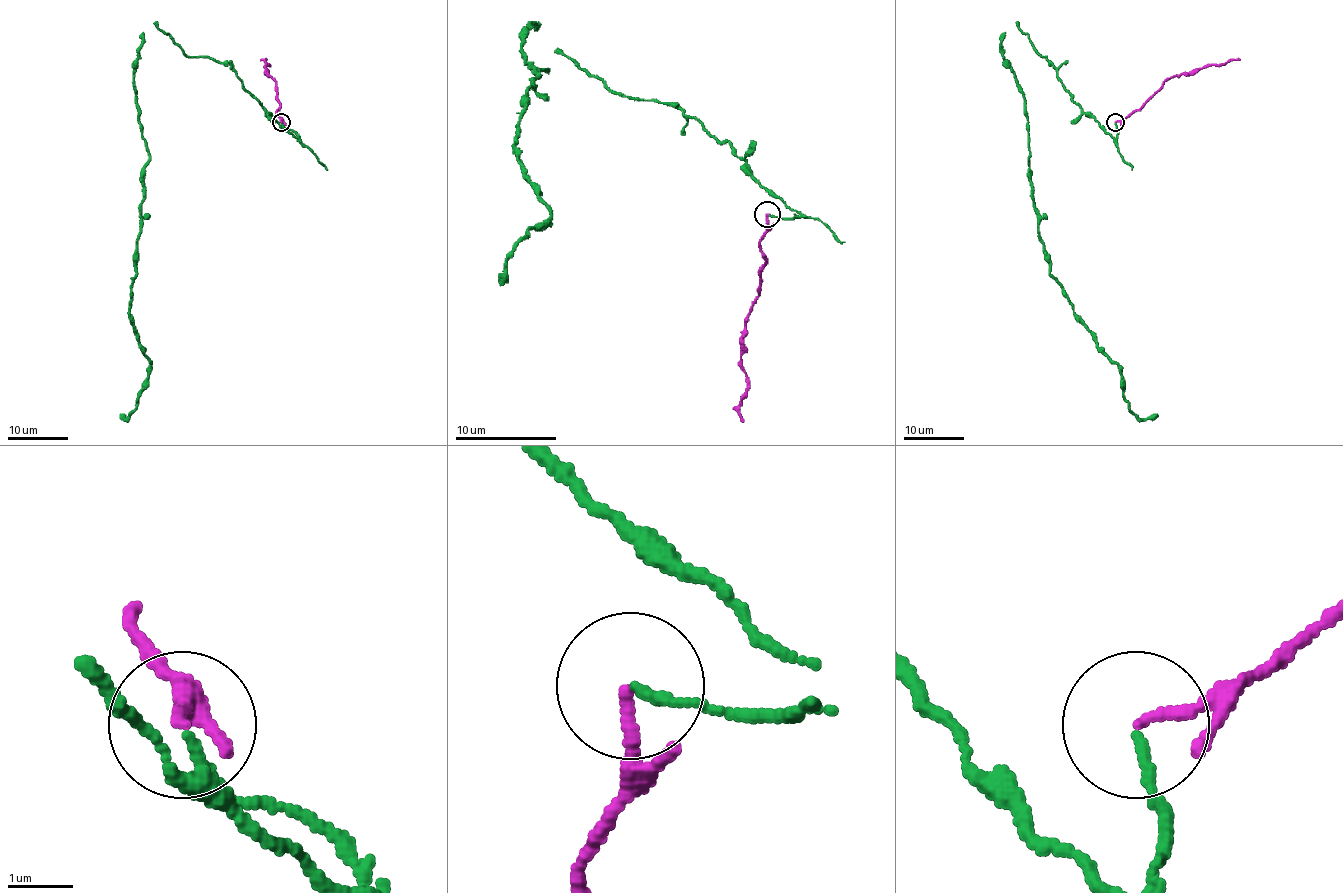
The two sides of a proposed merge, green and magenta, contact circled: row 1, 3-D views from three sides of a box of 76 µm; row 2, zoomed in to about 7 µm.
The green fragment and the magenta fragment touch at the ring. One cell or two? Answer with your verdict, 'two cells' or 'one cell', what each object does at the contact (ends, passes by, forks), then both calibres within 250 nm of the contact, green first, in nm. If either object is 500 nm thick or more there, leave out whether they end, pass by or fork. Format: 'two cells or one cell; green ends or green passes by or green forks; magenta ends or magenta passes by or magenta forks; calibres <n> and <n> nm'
two cells; green ends; magenta ends; calibres 150 and 180 nm

